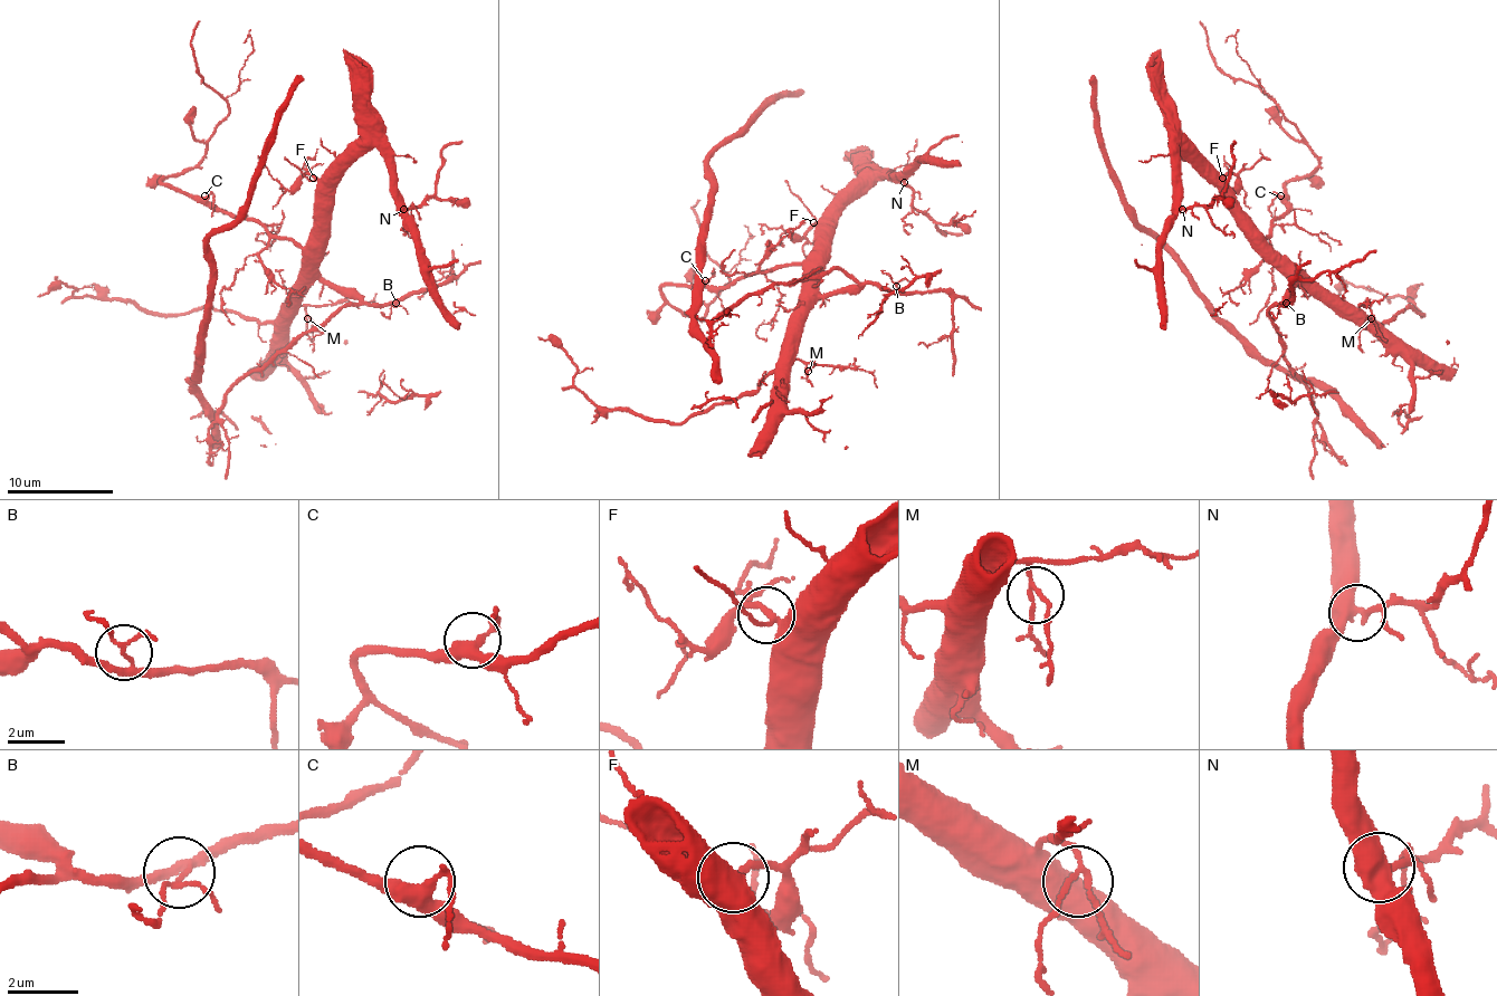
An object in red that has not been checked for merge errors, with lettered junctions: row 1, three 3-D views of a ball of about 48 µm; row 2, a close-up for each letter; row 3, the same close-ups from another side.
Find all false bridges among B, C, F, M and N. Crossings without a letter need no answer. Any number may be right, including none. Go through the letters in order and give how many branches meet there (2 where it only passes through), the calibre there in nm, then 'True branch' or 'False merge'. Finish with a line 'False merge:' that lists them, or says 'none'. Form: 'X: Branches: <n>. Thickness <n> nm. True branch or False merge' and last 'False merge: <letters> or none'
B: Branches: 4. Thickness 160 nm. True branch
C: Branches: 3. Thickness 360 nm. True branch
F: Branches: 3. Thickness 280 nm. True branch
M: Branches: 3. Thickness 120 nm. True branch
N: Branches: 3. Thickness 400 nm. True branch
False merge: none

